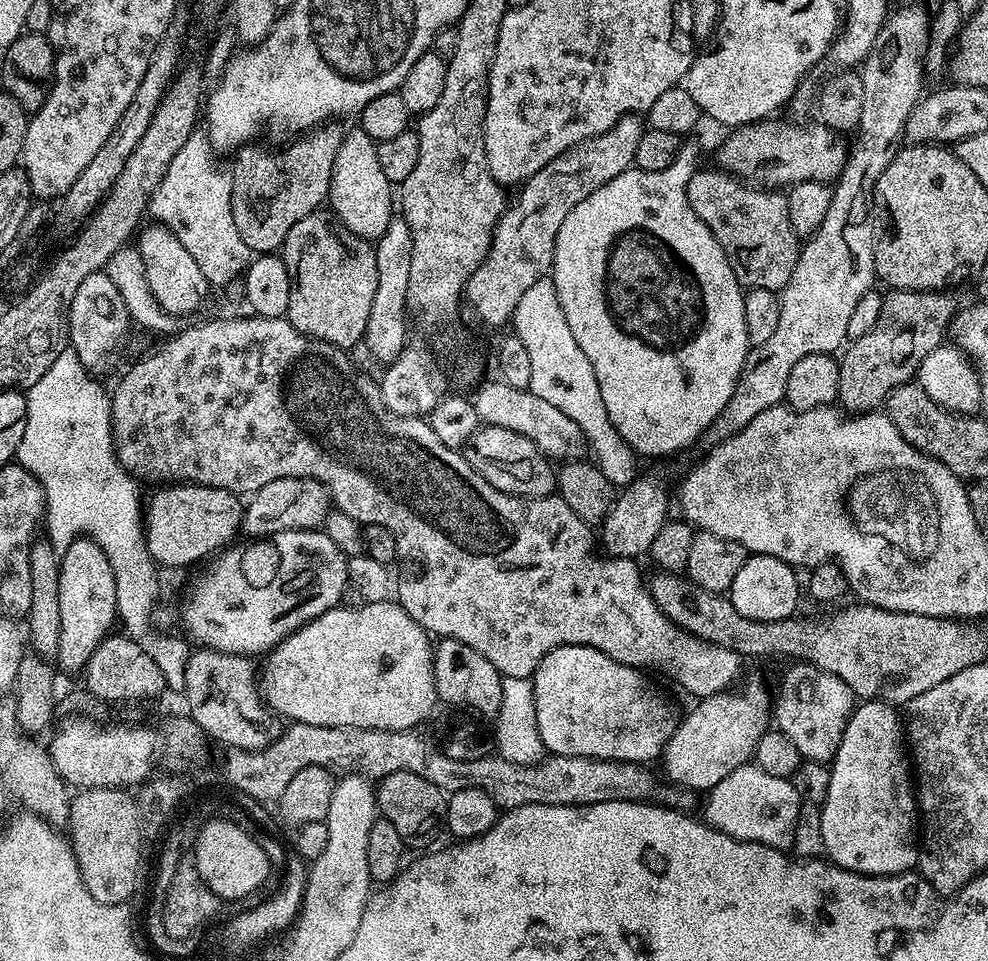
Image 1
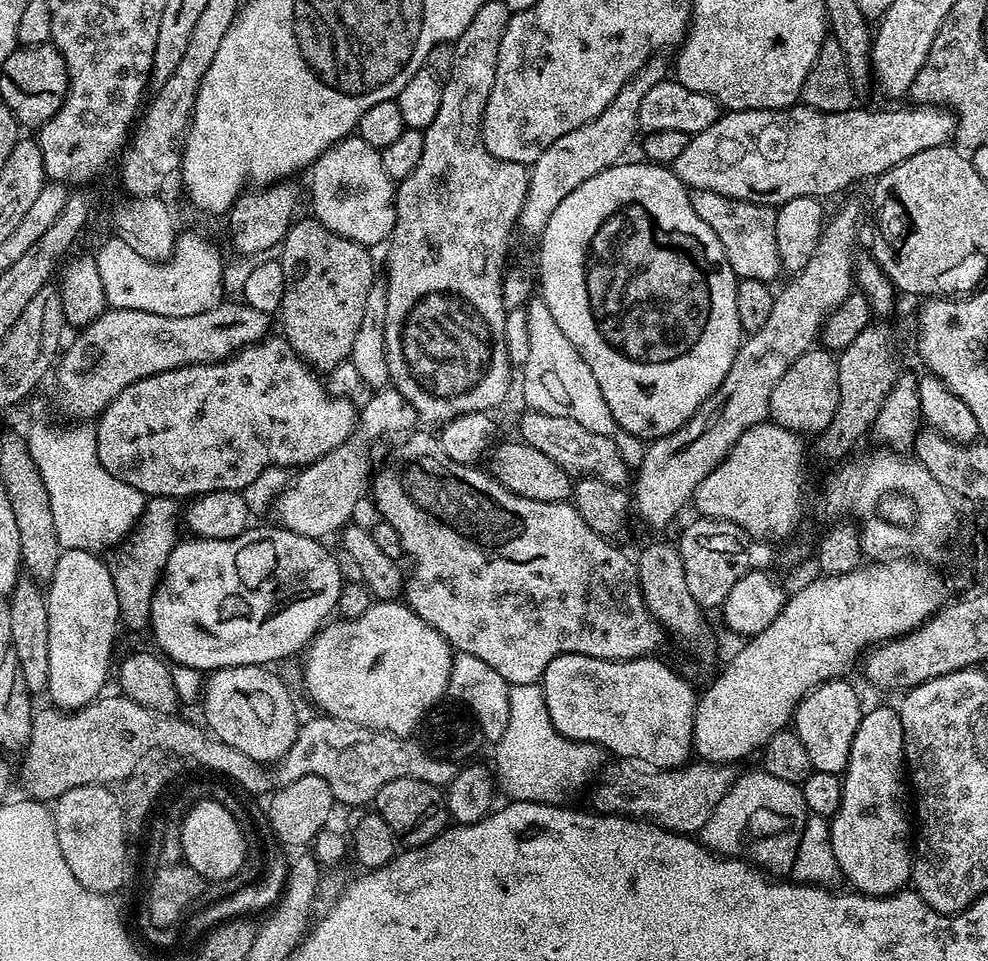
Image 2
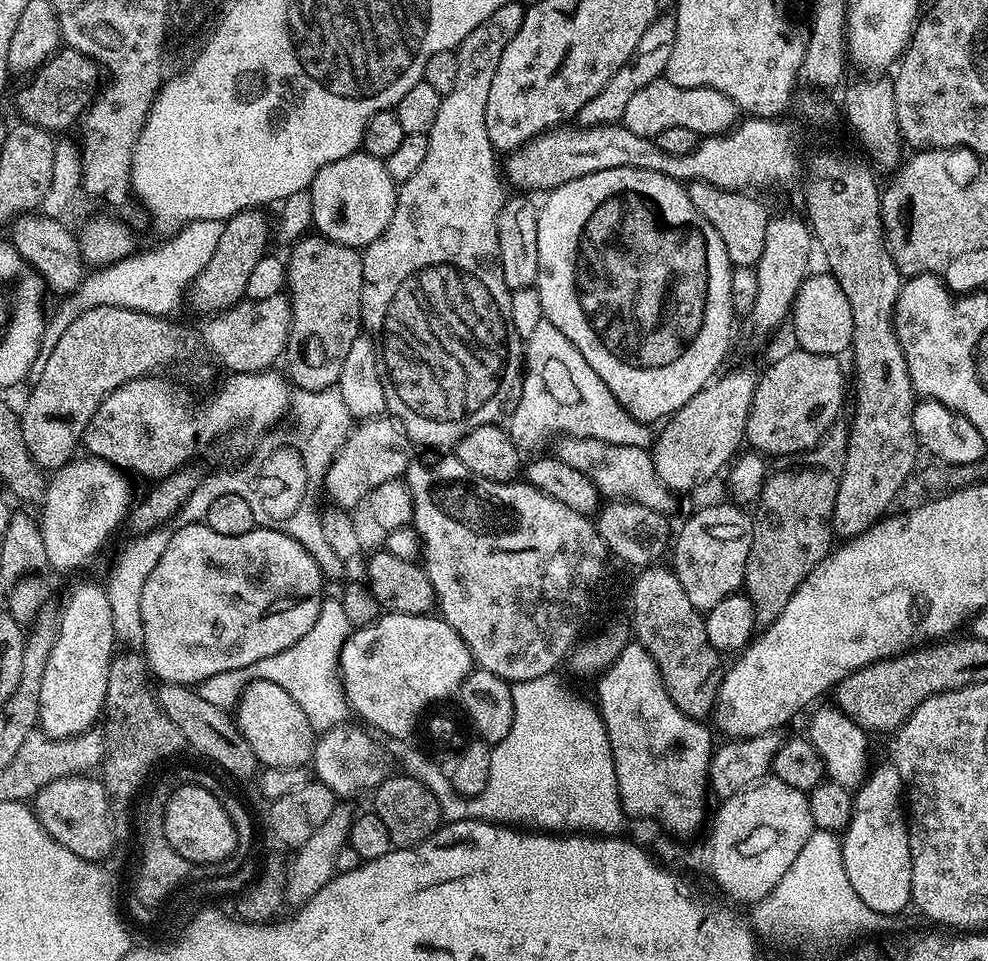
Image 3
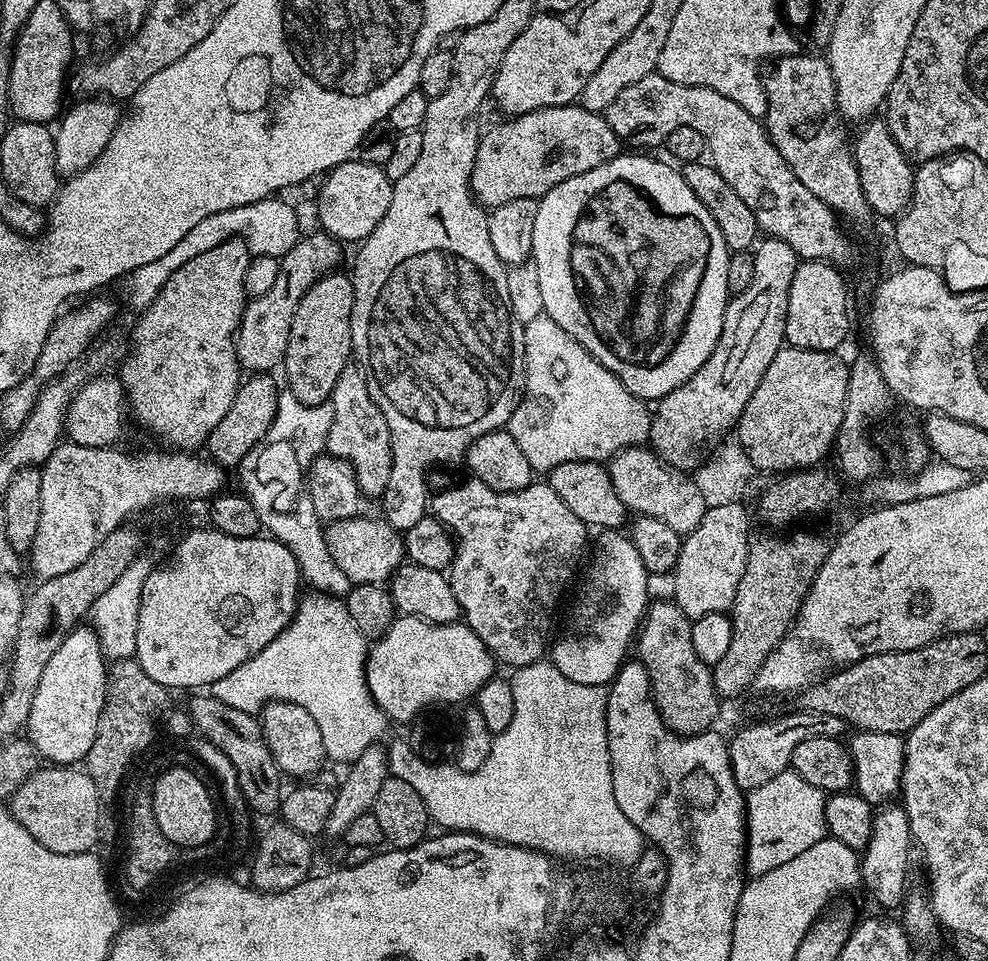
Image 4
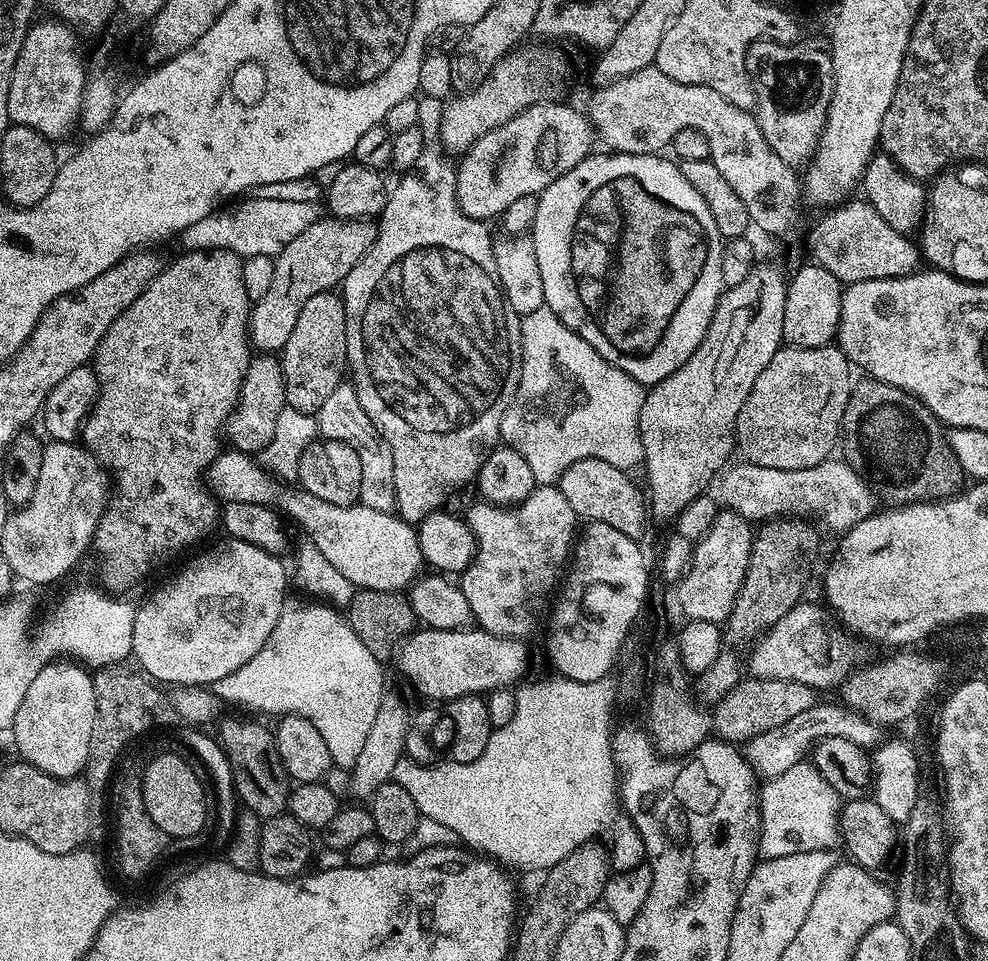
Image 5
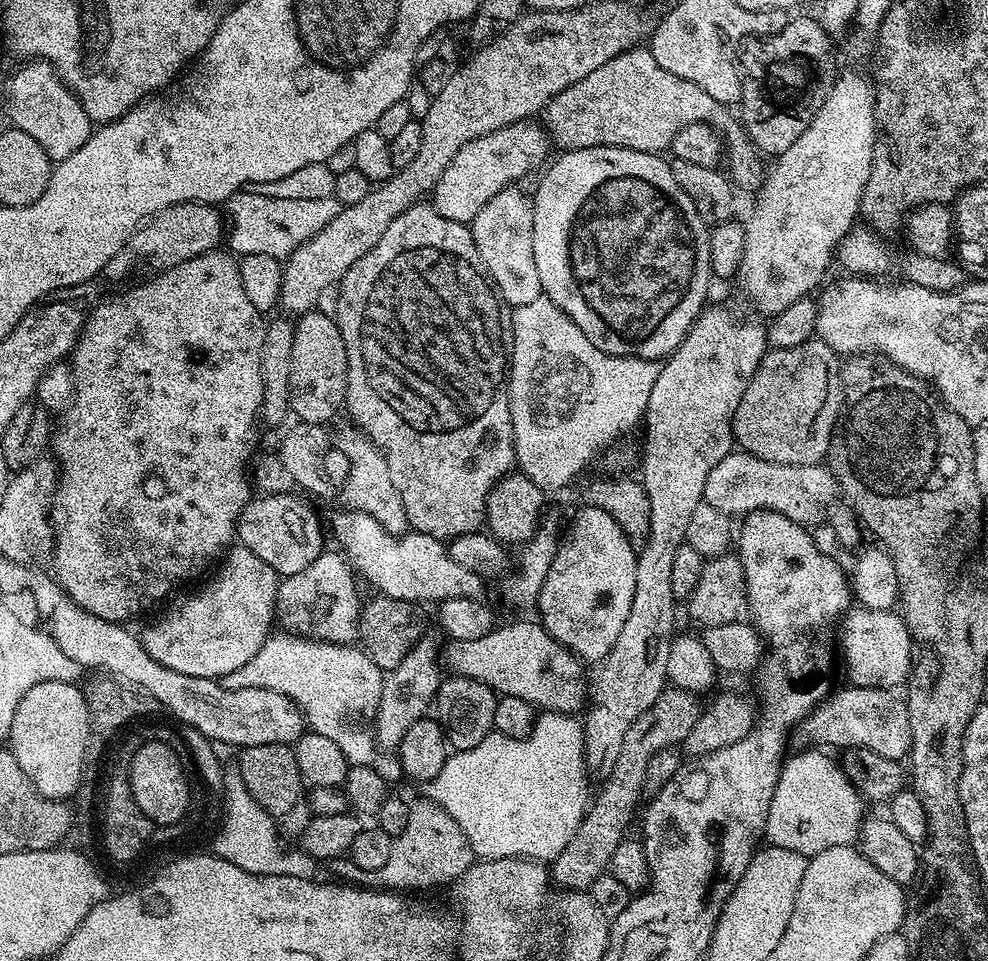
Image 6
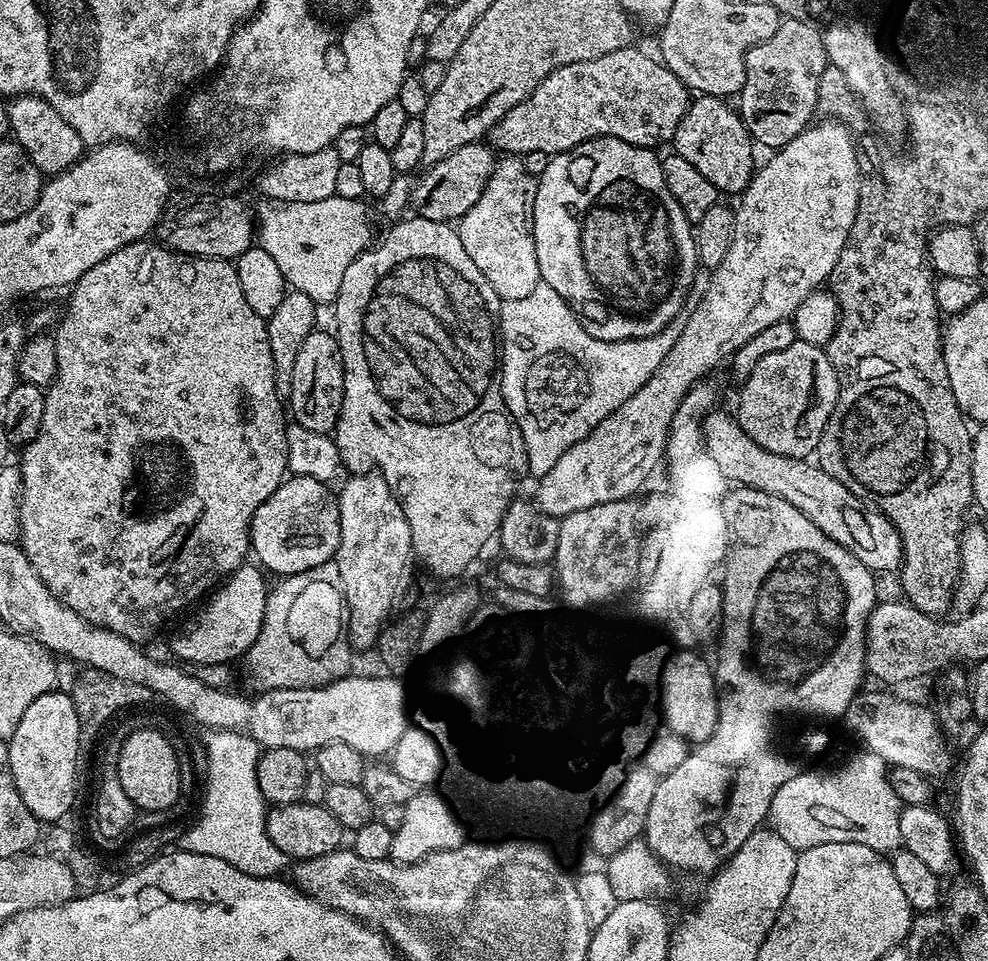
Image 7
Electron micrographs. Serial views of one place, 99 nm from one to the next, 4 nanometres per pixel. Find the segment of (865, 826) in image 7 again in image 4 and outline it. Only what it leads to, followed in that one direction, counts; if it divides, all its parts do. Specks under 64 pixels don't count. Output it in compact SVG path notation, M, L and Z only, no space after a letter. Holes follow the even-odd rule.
M791 770L779 772L770 782L751 789L746 796L746 847L744 863L749 877L766 874L782 862L810 850L814 842L825 839L824 802L826 794L810 786L806 778Z

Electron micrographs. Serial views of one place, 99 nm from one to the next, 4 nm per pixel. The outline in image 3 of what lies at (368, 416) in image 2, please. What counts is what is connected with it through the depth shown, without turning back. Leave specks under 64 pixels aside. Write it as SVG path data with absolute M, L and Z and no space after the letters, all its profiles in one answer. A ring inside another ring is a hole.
M385 414L357 423L336 451L332 465L322 477L322 492L325 492L337 509L352 510L355 504L363 505L368 495L382 482L399 480L413 463L414 445L406 434L402 422Z

